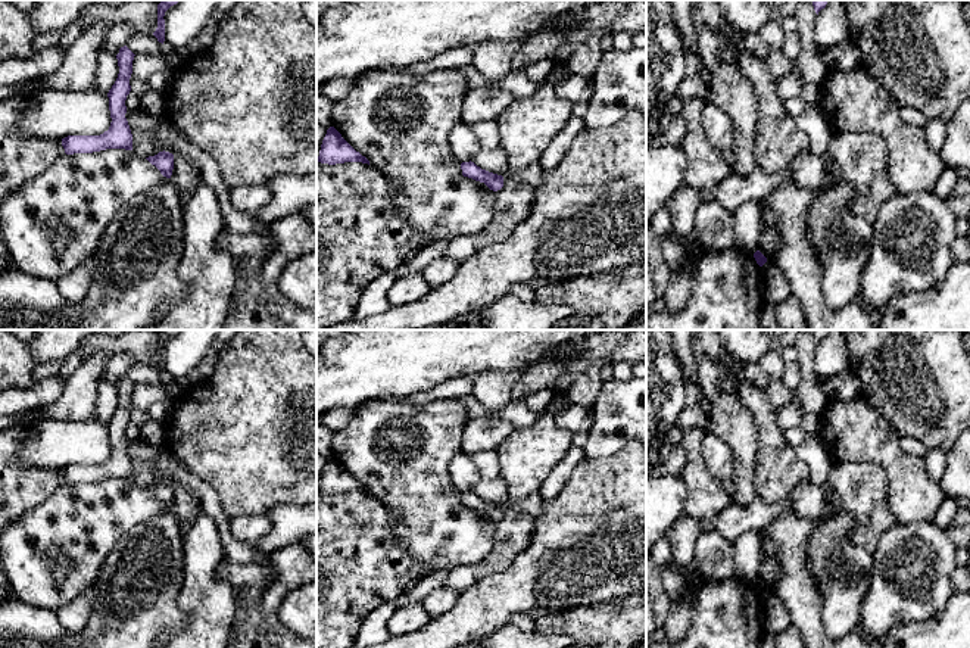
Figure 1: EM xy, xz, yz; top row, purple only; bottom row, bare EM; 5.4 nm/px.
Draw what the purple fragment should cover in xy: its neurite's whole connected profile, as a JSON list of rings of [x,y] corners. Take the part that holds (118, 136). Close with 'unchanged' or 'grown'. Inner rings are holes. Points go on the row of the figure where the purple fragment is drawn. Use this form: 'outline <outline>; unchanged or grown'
outline [[[121,47],[116,54],[119,74],[107,93],[110,127],[100,135],[68,135],[62,138],[62,146],[66,155],[93,153],[106,149],[132,150],[132,134],[125,118],[125,100],[131,91],[130,78],[132,74],[134,53],[127,47]]]; unchanged

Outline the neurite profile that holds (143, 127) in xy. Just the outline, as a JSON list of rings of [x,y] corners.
[[[132,110],[128,119],[132,134],[132,150],[143,158],[159,153],[156,143],[157,116],[143,110]]]

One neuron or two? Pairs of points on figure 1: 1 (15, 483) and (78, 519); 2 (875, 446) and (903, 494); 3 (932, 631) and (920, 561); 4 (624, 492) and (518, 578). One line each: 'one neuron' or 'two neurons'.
1: two neurons
2: one neuron
3: two neurons
4: one neuron

